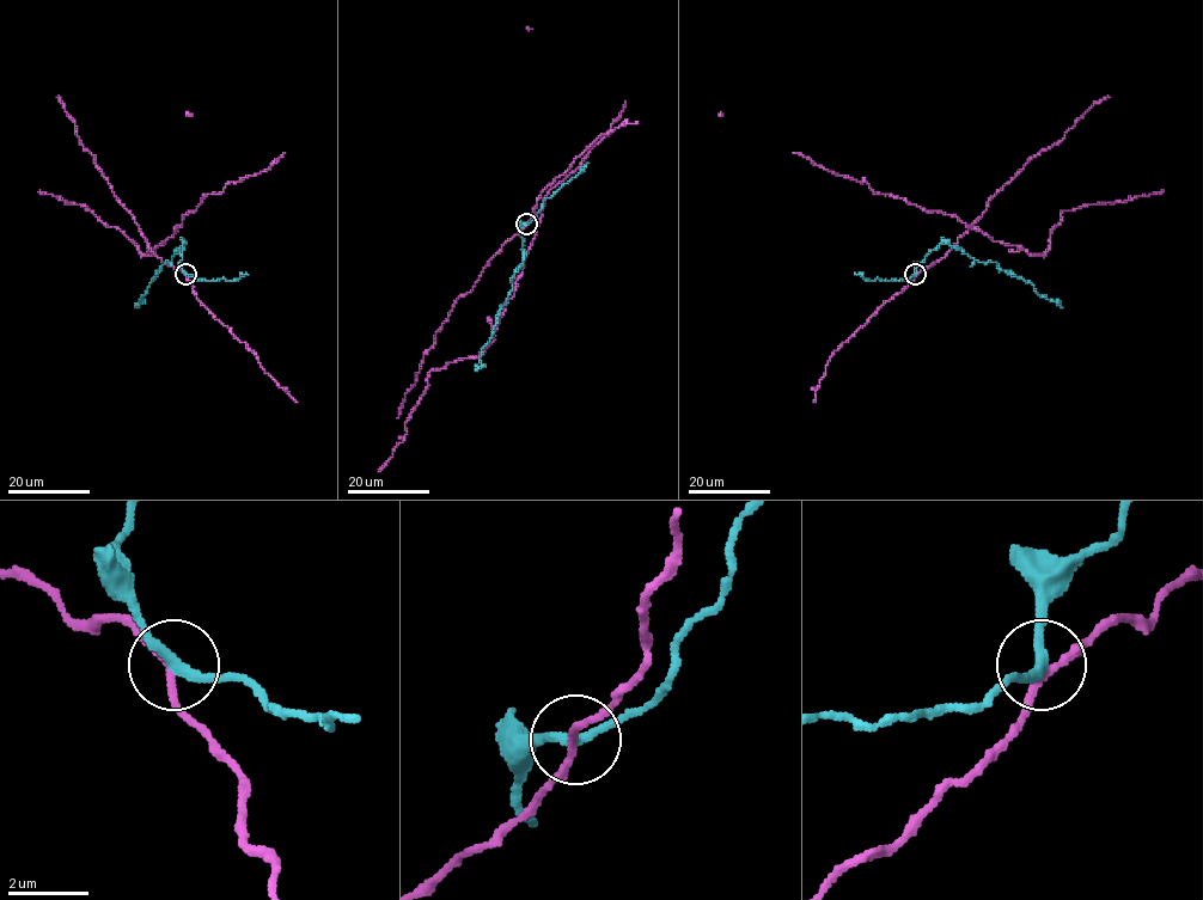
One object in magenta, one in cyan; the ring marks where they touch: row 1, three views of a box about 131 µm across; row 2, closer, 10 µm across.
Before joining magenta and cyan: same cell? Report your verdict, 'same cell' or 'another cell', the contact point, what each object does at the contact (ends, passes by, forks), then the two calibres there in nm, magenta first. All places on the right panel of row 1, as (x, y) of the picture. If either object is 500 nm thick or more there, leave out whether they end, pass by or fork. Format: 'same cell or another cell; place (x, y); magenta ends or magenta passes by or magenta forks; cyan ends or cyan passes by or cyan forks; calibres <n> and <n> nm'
same cell; place (915, 274); magenta passes by; cyan passes by; calibres 180 and 260 nm

